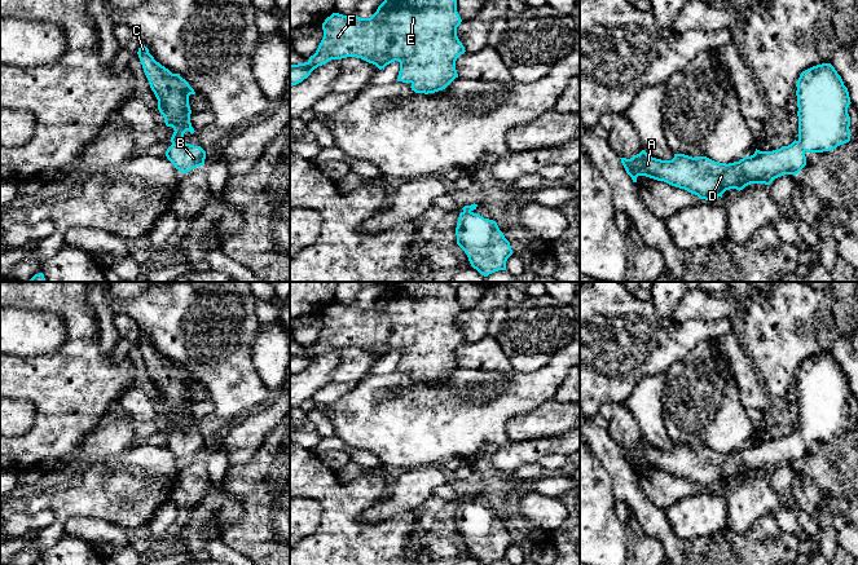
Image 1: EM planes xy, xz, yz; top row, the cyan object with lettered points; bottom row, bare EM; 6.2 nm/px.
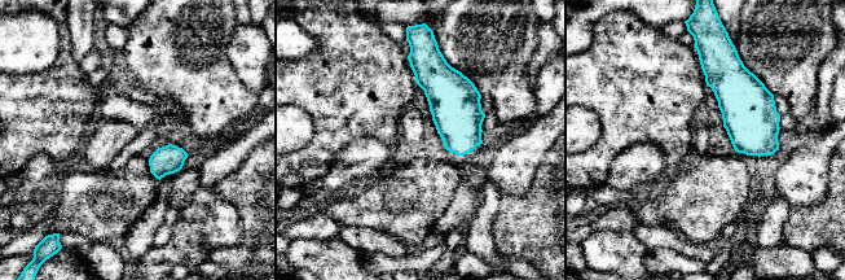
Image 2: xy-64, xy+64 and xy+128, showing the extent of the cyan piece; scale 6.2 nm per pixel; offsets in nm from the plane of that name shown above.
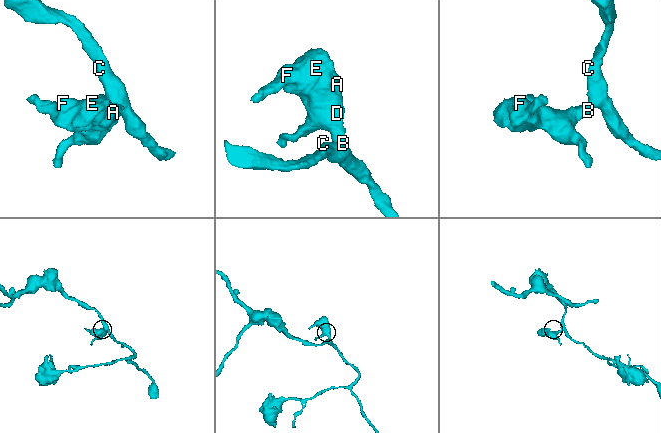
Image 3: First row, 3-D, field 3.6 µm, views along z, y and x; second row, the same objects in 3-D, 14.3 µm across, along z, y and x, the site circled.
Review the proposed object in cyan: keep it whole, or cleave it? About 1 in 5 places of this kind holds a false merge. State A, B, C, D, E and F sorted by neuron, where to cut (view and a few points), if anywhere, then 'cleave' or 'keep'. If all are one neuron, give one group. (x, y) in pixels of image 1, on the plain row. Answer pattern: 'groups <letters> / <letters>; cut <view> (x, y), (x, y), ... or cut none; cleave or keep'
groups A B C D E F; cut none; keep

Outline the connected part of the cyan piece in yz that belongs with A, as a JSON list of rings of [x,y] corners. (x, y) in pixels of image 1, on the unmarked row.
[[[831,353],[817,354],[802,361],[796,376],[798,429],[795,429],[788,436],[782,436],[773,441],[760,441],[756,438],[753,445],[729,454],[714,451],[707,446],[692,447],[685,443],[674,443],[672,450],[661,450],[652,447],[644,440],[630,449],[620,447],[621,453],[633,472],[637,472],[638,465],[646,465],[685,478],[705,490],[722,487],[722,484],[730,478],[740,481],[751,473],[770,474],[783,464],[796,465],[806,455],[806,441],[832,441],[850,431],[848,397],[852,393],[848,378]]]

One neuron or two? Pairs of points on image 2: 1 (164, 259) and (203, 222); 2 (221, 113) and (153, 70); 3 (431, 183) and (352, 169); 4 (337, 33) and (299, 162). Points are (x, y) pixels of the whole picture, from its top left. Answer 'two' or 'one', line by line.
1: one
2: one
3: two
4: one

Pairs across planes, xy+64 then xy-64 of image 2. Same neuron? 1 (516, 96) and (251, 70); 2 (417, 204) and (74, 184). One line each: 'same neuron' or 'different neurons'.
1: different neurons
2: same neuron

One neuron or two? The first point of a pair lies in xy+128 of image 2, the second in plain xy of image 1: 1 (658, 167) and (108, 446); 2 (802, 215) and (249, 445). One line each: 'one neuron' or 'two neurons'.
1: one neuron
2: two neurons

